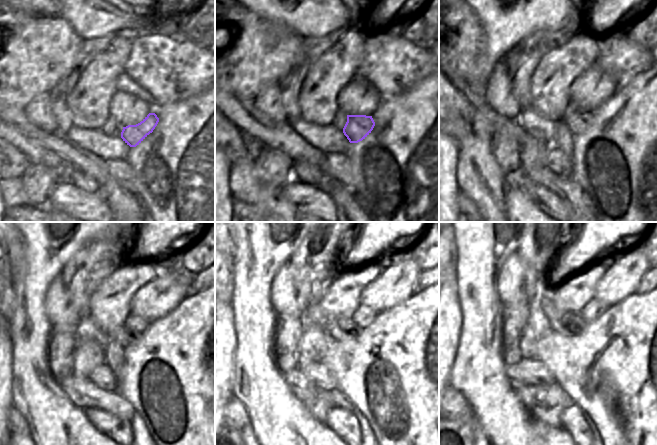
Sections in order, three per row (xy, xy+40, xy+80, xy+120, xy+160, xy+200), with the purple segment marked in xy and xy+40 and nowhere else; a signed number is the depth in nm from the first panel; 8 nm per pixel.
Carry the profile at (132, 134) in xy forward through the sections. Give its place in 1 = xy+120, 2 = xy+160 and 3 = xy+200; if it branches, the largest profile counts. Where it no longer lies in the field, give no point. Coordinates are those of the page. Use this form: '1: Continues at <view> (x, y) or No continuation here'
1: Continues at xy+120 (123, 336)
2: Continues at xy+160 (340, 328)
3: Continues at xy+200 (569, 323).

